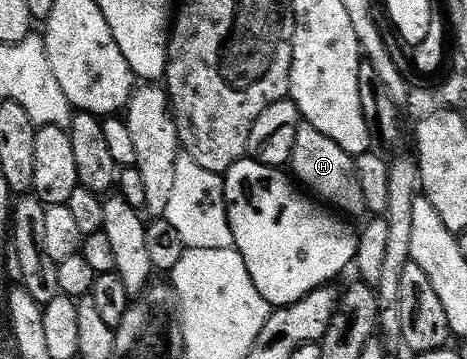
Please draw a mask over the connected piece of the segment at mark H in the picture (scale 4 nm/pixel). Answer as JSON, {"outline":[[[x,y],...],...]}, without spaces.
{"outline":[[[303,124],[295,132],[295,144],[291,148],[287,166],[292,177],[310,195],[316,196],[322,203],[328,204],[334,211],[340,212],[342,215],[364,215],[366,209],[363,204],[363,191],[359,188],[359,176],[355,176],[353,159],[354,155],[343,152],[343,148],[339,148],[339,144],[335,144],[335,140],[331,140],[331,136],[323,136],[314,126]]]}

